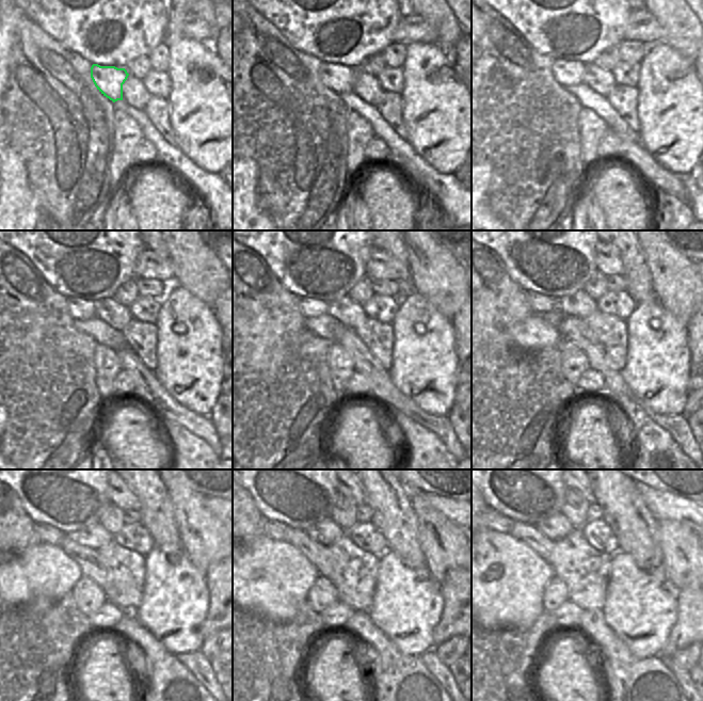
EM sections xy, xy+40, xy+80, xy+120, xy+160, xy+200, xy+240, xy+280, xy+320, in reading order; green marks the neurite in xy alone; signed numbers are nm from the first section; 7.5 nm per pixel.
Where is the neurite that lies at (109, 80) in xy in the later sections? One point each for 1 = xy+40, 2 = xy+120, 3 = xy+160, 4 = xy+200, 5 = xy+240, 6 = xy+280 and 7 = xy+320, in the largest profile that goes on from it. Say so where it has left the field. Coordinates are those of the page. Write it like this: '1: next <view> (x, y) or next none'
1: next xy+40 (339, 78)
2: next xy+120 (79, 308)
3: next xy+160 (310, 307)
4: next xy+200 (541, 304)
5: next xy+240 (46, 534)
6: next xy+280 (274, 530)
7: next xy+320 (494, 521)

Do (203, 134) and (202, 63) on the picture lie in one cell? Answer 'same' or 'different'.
same

